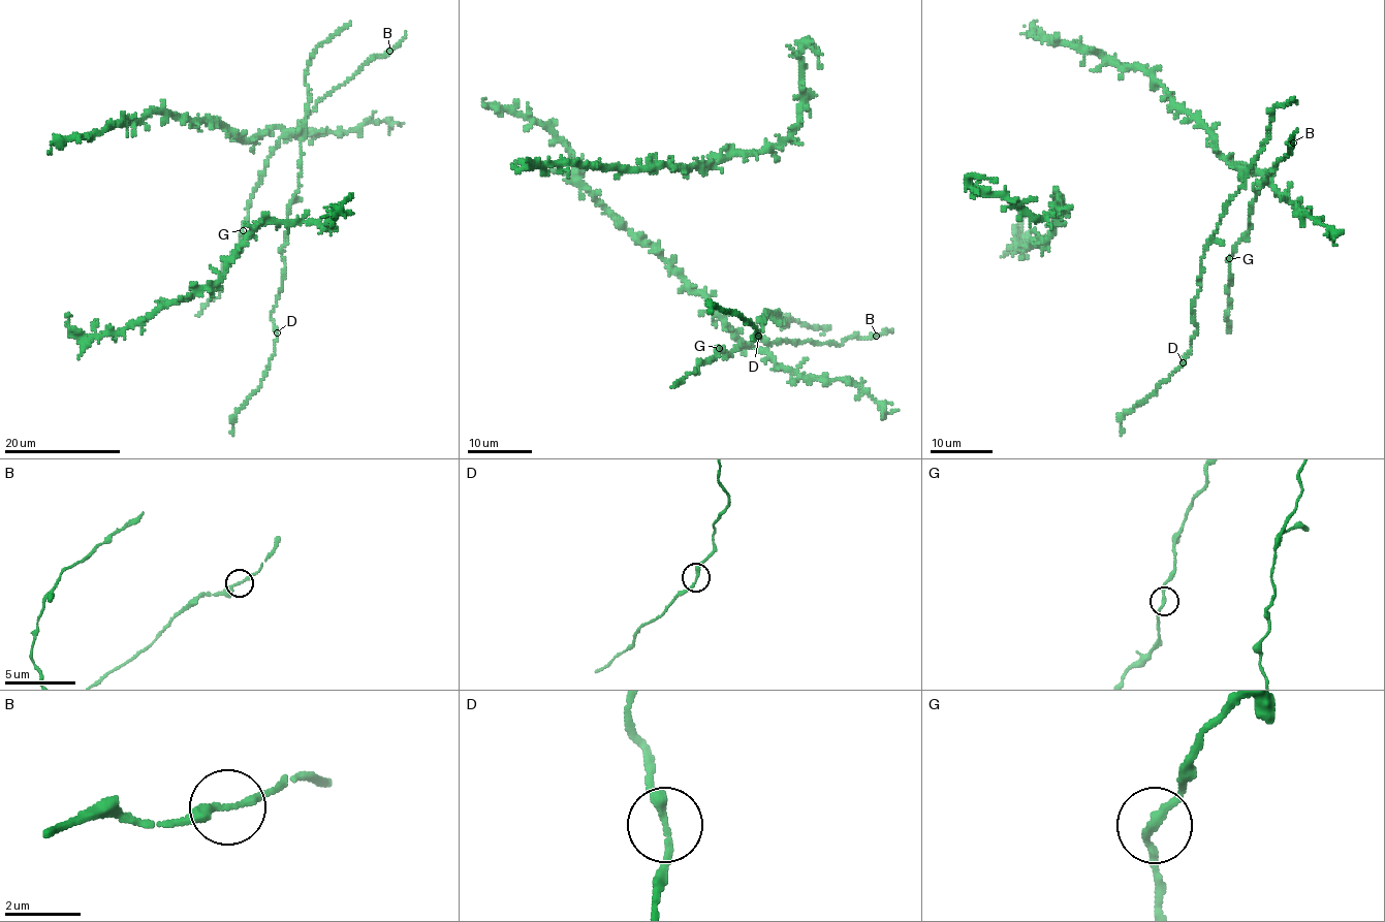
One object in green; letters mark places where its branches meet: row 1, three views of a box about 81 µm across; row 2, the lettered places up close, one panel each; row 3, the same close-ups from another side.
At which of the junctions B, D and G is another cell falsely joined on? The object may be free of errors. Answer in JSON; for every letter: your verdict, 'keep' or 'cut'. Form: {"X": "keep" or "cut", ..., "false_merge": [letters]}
{"B": "keep", "D": "keep", "G": "keep", "false_merge": []}

